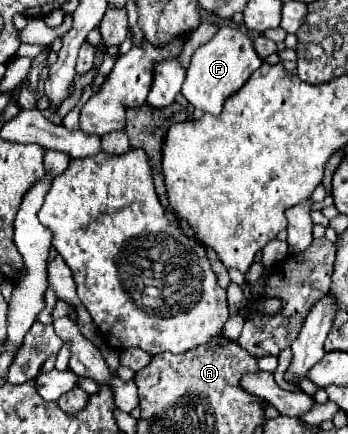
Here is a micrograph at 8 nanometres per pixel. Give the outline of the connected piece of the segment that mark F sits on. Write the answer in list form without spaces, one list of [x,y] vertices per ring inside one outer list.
[[[223,27],[211,41],[201,45],[193,53],[181,93],[193,107],[197,107],[205,113],[211,113],[211,115],[219,115],[225,99],[231,97],[233,93],[237,93],[247,83],[247,79],[253,75],[253,71],[257,71],[261,67],[261,63],[263,61],[257,57],[257,53],[253,49],[253,41],[241,29]]]

